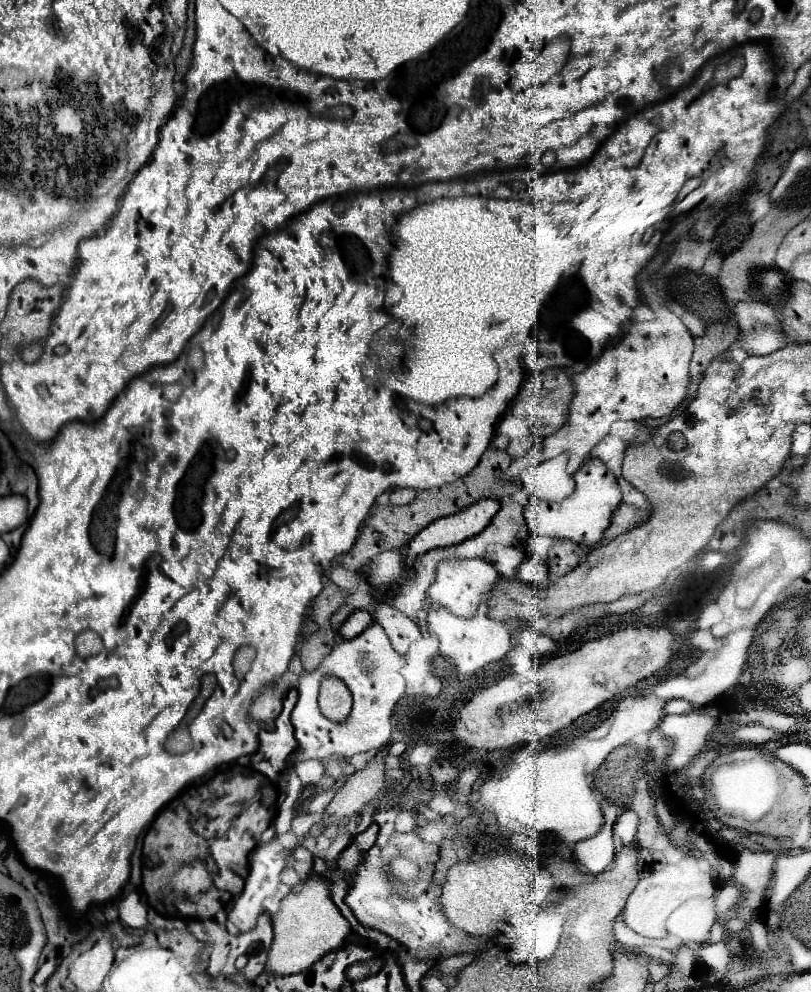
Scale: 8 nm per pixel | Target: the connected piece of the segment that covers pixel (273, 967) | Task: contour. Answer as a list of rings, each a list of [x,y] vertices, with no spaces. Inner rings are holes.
[[[321,875],[307,877],[297,893],[289,893],[285,899],[281,899],[281,909],[271,919],[275,941],[269,951],[267,971],[273,975],[293,975],[305,971],[327,953],[343,947],[347,935],[351,933],[351,925],[331,901],[329,883]]]

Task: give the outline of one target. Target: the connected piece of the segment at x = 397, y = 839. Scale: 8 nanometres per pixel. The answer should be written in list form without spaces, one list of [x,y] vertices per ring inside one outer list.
[[[413,829],[409,833],[393,833],[387,847],[383,849],[383,857],[395,859],[395,857],[407,857],[419,867],[419,877],[409,883],[399,883],[401,893],[419,897],[421,893],[427,891],[427,887],[433,881],[435,873],[435,863],[439,861],[439,845],[427,843],[419,839],[419,831]]]

